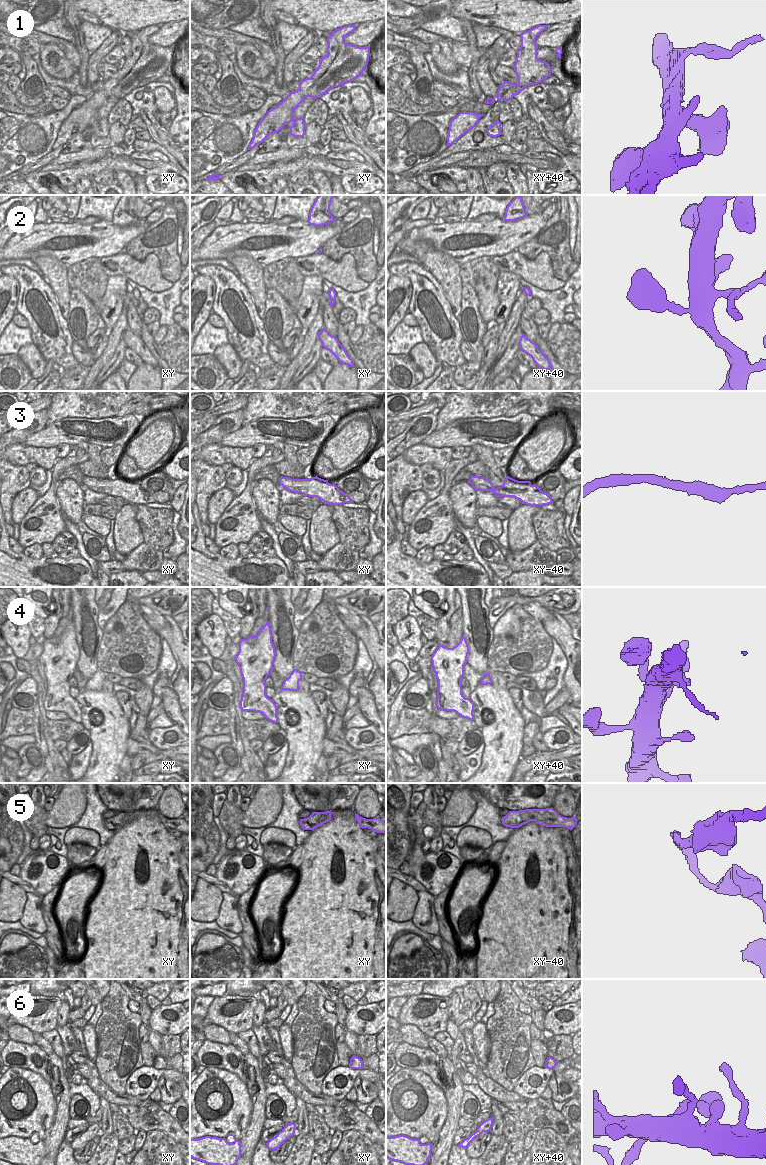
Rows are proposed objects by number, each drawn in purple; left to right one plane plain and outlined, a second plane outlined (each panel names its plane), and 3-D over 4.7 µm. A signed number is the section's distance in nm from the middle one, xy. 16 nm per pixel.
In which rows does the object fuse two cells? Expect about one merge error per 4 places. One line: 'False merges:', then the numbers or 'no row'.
False merges: no row

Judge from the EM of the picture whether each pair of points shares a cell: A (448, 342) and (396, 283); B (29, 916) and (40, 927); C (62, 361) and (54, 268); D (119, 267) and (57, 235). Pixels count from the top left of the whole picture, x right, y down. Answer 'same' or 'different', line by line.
A: different
B: same
C: different
D: different

